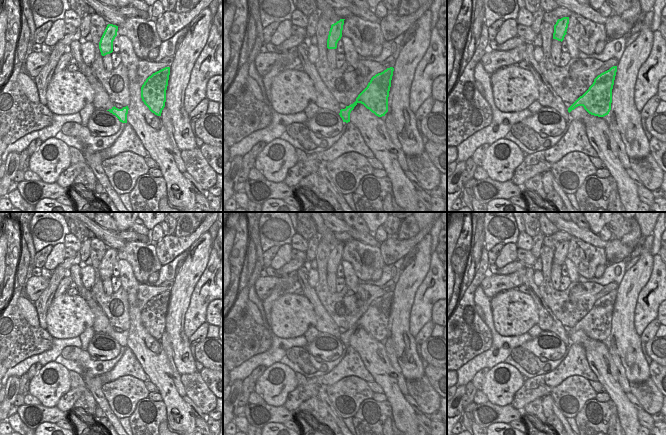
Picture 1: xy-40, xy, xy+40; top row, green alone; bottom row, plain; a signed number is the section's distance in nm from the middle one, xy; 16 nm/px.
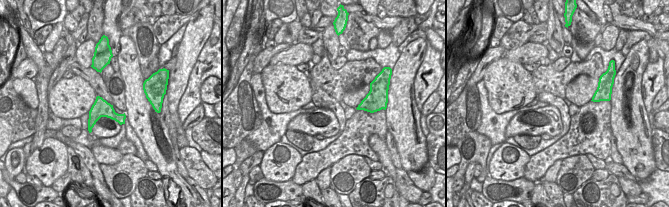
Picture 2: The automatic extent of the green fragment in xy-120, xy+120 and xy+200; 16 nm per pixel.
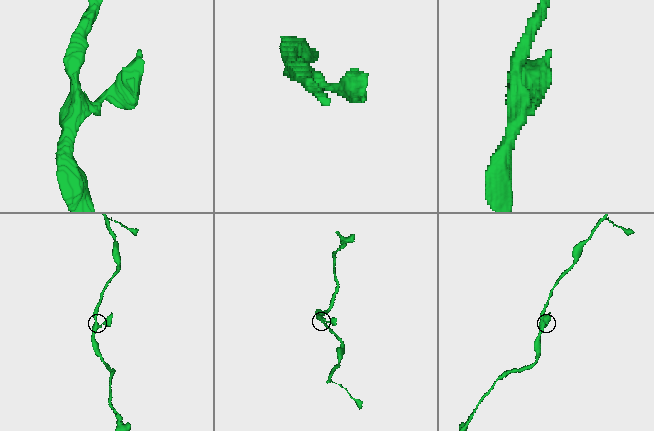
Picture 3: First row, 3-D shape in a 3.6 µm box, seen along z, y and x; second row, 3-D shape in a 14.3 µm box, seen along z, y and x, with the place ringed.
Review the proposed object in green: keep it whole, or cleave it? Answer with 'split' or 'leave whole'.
leave whole

